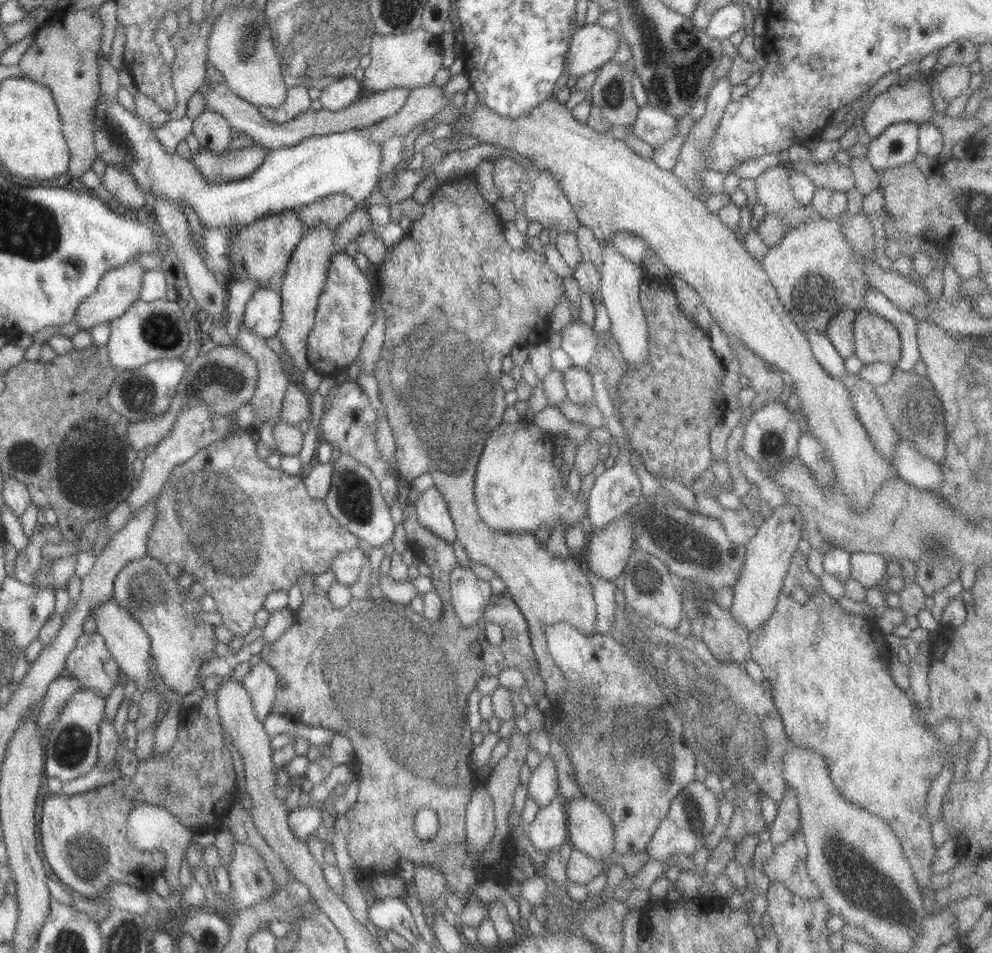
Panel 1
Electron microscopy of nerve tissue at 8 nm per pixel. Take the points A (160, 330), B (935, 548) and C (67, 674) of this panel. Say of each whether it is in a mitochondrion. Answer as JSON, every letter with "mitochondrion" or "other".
{"A":"mitochondrion","B":"other","C":"other"}

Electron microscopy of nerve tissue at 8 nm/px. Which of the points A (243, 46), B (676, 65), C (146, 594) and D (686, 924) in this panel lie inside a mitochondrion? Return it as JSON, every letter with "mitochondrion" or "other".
{"A":"mitochondrion","B":"mitochondrion","C":"mitochondrion","D":"other"}

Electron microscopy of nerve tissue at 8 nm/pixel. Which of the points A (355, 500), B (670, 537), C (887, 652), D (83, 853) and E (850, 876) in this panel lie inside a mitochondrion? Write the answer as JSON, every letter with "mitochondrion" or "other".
{"A":"mitochondrion","B":"mitochondrion","C":"other","D":"mitochondrion","E":"mitochondrion"}

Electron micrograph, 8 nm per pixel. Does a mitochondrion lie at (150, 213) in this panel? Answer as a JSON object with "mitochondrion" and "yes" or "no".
{"mitochondrion":"no"}

